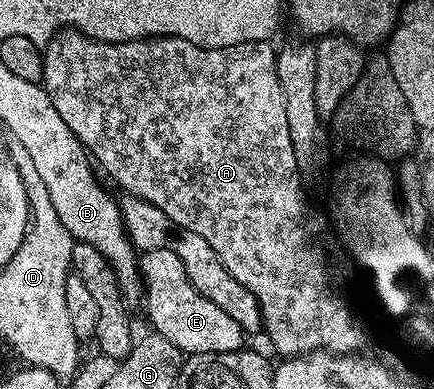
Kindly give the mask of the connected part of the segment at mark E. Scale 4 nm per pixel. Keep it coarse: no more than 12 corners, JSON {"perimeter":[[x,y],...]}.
{"perimeter":[[170,249],[139,257],[152,332],[182,354],[230,353],[245,330]]}

